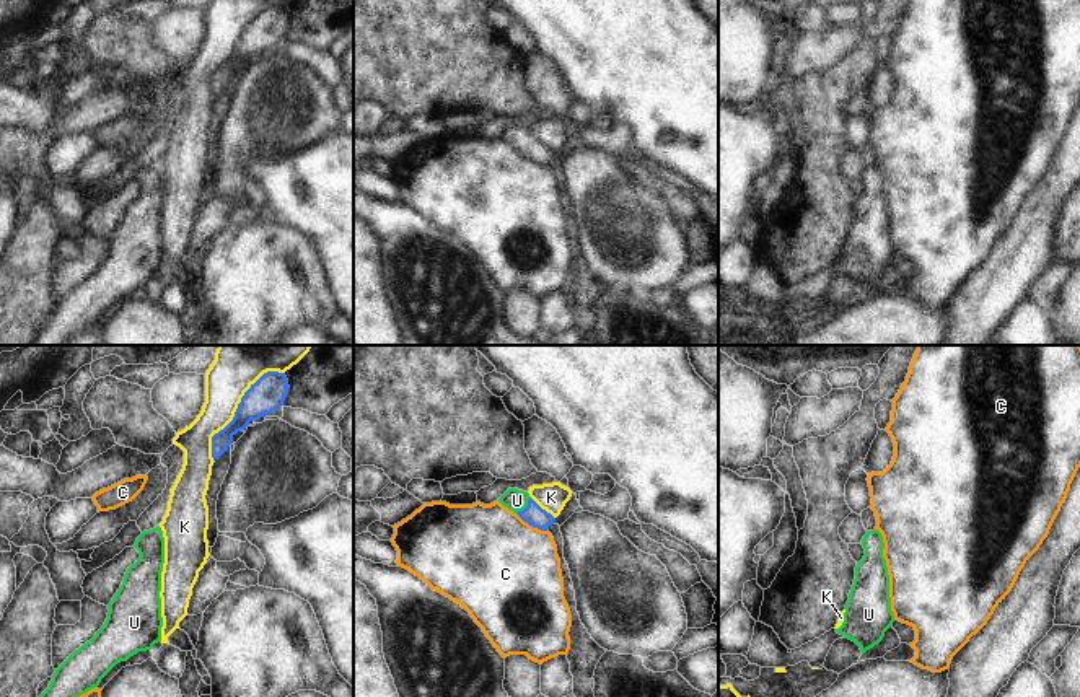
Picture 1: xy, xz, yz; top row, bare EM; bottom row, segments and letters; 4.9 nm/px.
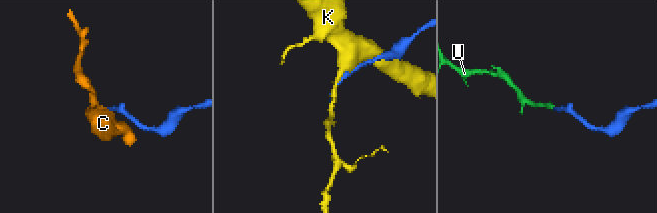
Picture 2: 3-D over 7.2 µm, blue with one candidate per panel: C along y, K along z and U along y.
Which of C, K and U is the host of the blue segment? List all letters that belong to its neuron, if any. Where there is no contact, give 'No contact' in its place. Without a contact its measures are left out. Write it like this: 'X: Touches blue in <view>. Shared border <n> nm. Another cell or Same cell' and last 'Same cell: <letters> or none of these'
C: Touches blue in xz. Shared border 180 nm. Another cell
K: Touches blue in xy. Shared border 550 nm. Another cell
U: Touches blue in xz. Shared border 110 nm. Same cell
Same cell: U

